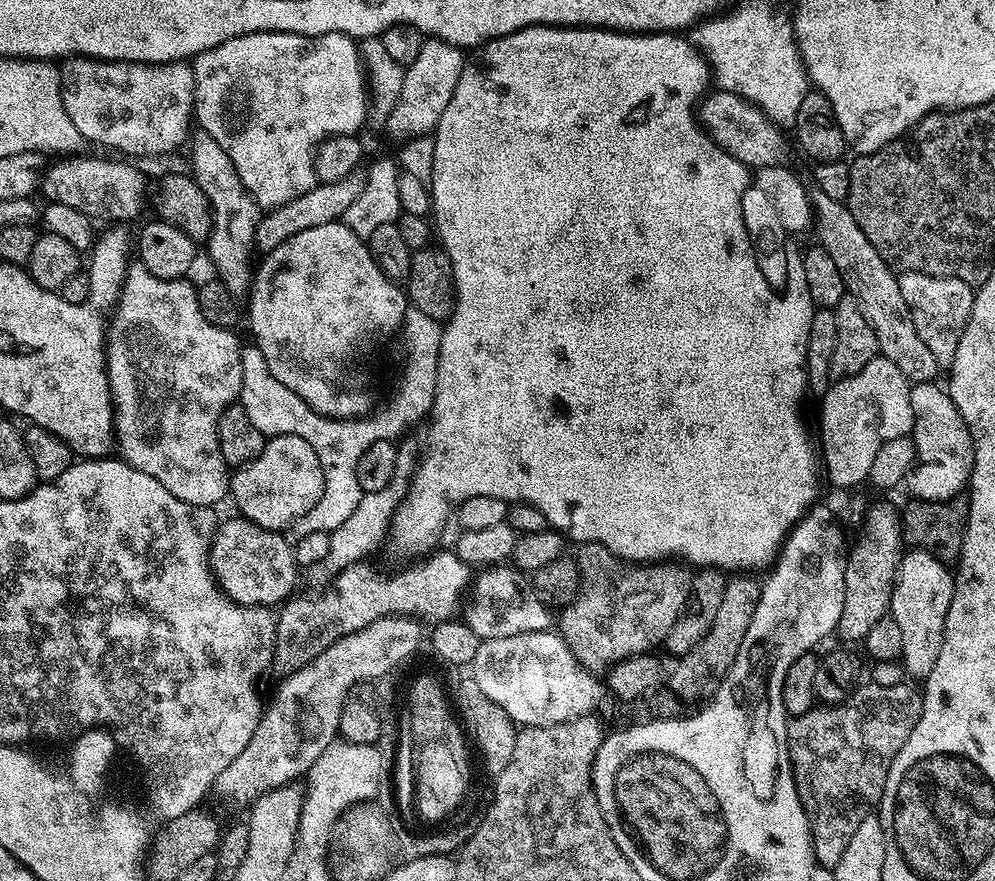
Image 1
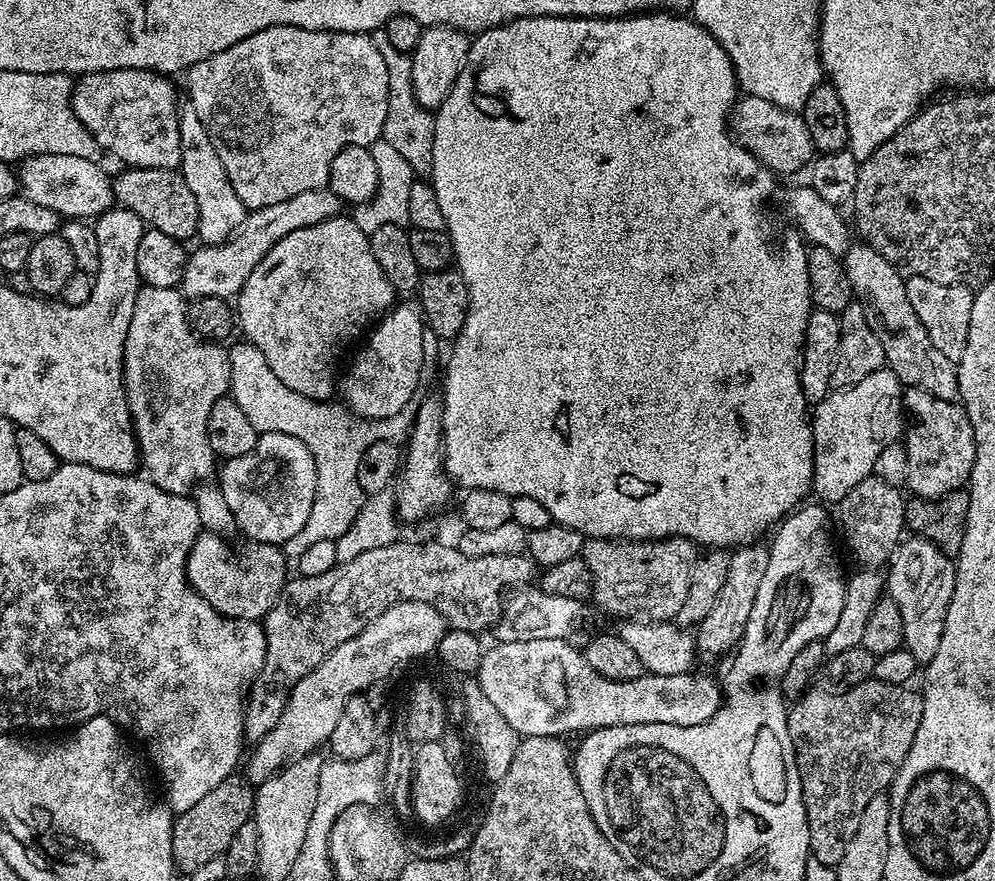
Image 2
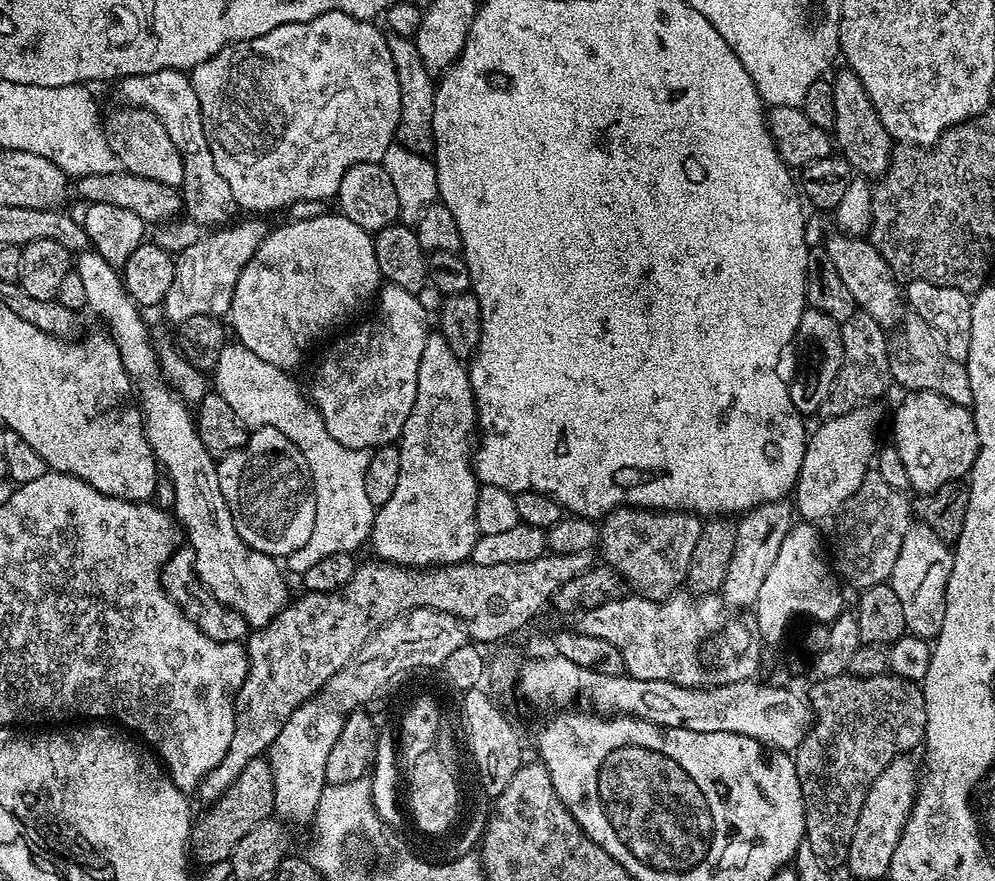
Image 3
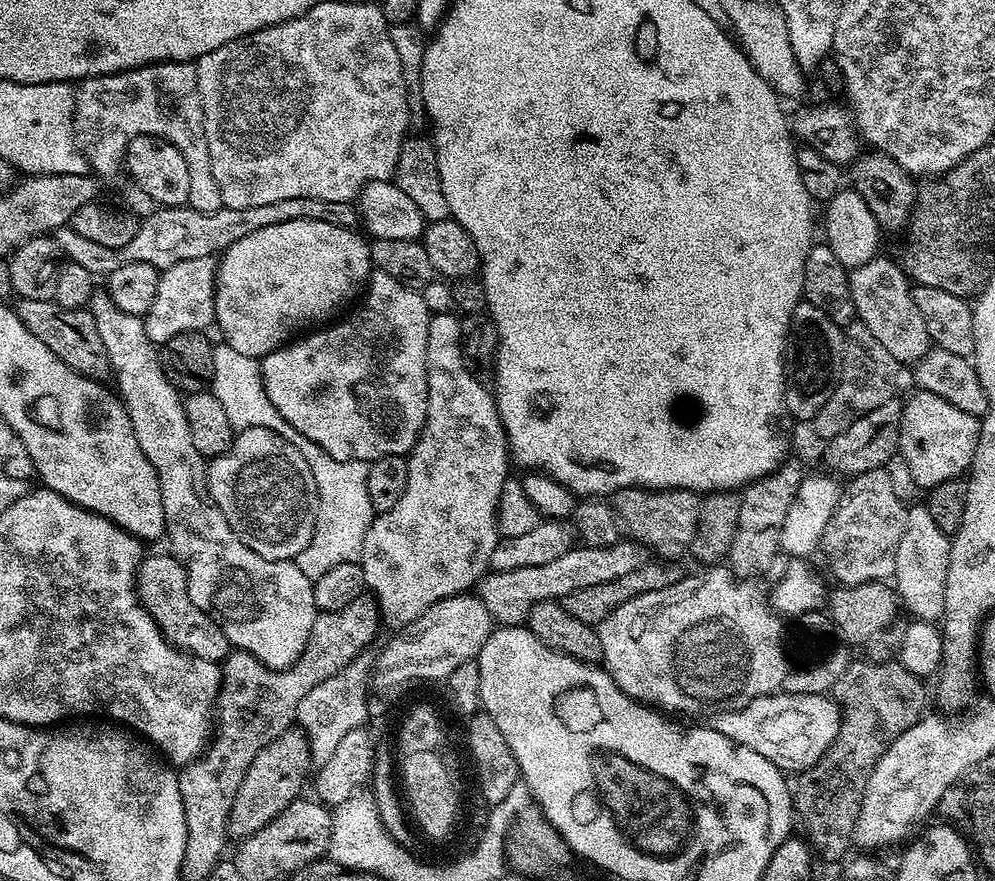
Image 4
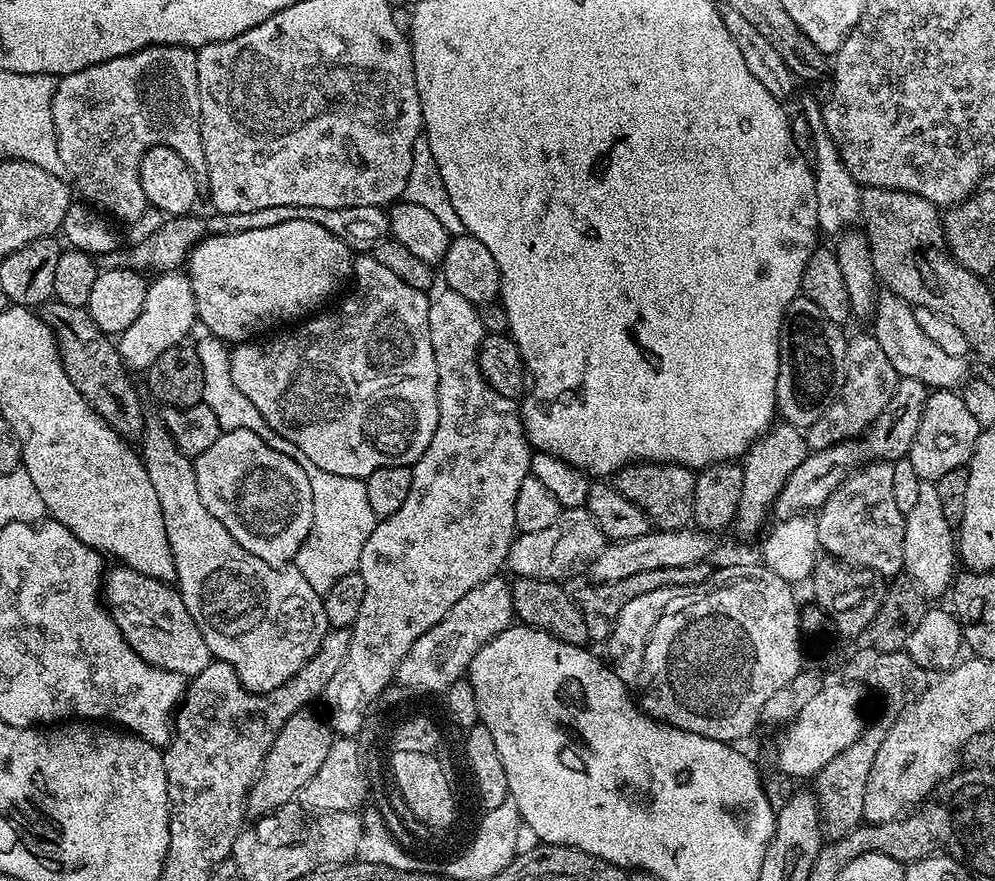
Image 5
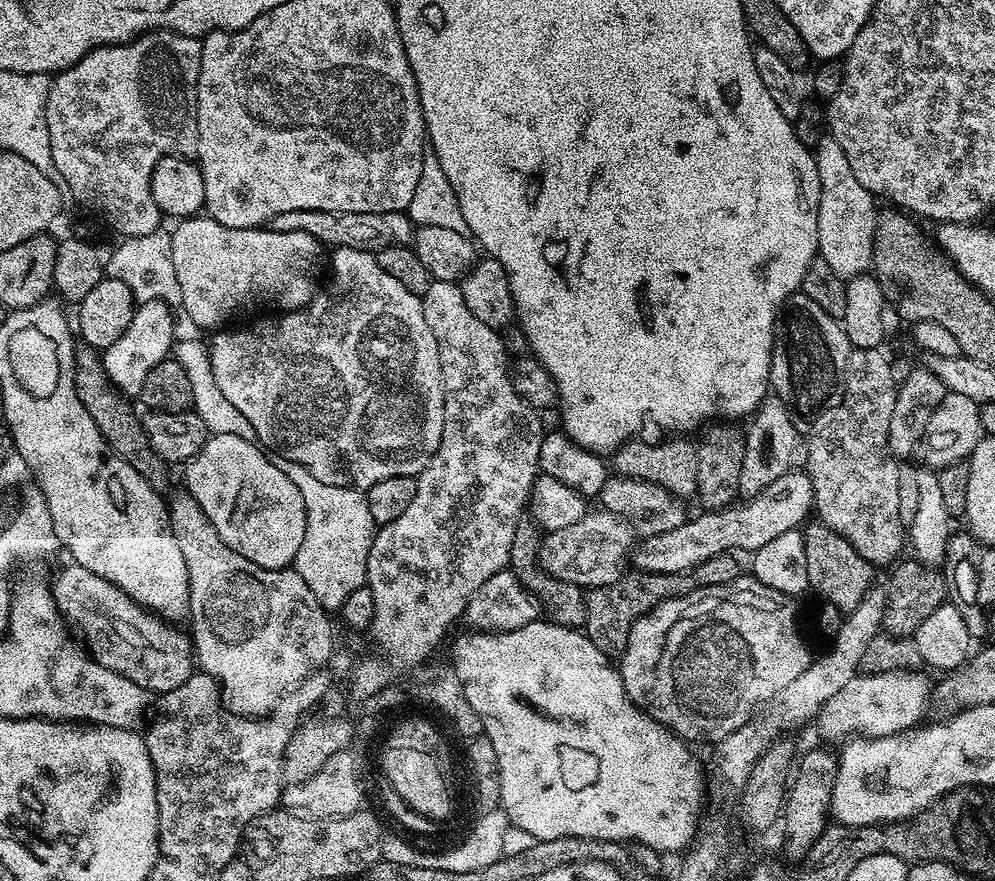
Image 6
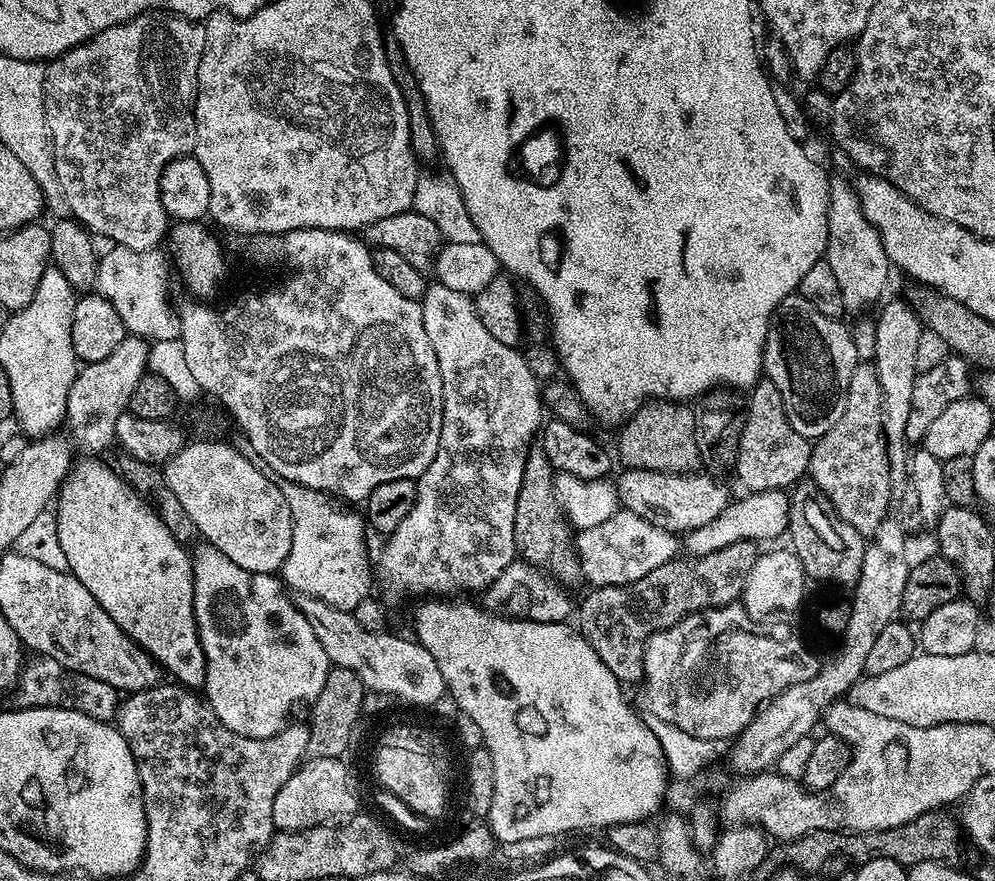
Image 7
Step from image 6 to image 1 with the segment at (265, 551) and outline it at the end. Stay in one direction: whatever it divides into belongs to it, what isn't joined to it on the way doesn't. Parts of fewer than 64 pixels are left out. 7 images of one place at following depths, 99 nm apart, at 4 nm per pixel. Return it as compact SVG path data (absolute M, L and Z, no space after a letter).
M294 434L271 437L258 458L254 458L243 468L235 469L230 476L230 500L236 503L235 511L244 519L273 530L283 529L283 524L284 527L291 525L293 520L305 516L318 502L318 498L322 498L323 489L324 475L318 454L314 454L314 449L302 438L294 438Z

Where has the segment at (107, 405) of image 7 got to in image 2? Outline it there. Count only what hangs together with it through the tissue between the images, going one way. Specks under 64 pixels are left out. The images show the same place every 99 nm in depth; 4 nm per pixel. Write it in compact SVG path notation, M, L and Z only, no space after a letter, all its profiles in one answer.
M327 188L306 190L285 201L251 209L236 229L235 235L220 244L204 244L191 249L184 267L184 277L179 287L189 301L198 298L222 297L230 300L239 295L241 287L253 273L254 267L288 234L296 230L316 226L337 216L343 209L343 201Z

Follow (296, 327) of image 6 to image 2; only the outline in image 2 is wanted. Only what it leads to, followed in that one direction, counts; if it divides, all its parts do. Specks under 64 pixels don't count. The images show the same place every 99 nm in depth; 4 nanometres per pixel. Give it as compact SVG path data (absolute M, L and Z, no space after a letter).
M400 302L367 333L364 349L353 358L348 373L345 376L343 373L338 384L339 395L344 395L343 403L352 415L363 420L381 420L413 403L412 395L420 384L420 371L426 368L422 354L425 331L425 318L420 308Z

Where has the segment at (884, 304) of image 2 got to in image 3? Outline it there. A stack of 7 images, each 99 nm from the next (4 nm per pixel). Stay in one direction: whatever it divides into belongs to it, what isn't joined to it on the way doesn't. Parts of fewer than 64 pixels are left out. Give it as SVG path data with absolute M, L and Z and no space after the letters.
M908 314L903 317L896 334L890 340L890 374L897 385L901 384L908 392L933 392L942 394L942 398L950 398L950 402L971 405L968 369L963 363L950 359L935 330L919 316Z

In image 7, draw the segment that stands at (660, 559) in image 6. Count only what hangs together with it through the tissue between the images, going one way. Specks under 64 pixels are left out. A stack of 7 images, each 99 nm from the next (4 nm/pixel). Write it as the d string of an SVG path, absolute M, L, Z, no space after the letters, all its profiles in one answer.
M770 488L767 492L744 494L741 500L733 499L726 506L726 510L722 510L722 514L714 518L714 522L706 522L706 526L698 526L698 530L687 533L687 555L714 554L714 550L722 550L722 546L734 546L734 542L776 540L779 536L781 539L788 530L789 499L789 493L779 488Z

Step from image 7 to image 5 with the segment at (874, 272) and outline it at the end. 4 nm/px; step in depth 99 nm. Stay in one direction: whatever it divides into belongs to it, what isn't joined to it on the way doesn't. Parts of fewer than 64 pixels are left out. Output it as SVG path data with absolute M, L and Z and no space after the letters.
M801 91L800 108L798 108L801 116L806 118L810 125L812 141L815 150L812 153L813 172L815 174L815 193L818 203L818 222L823 233L837 235L850 226L854 222L860 220L861 210L861 185L857 183L855 178L846 170L845 163L841 160L840 151L837 144L830 137L830 132L826 129L823 105L821 101L810 92Z

